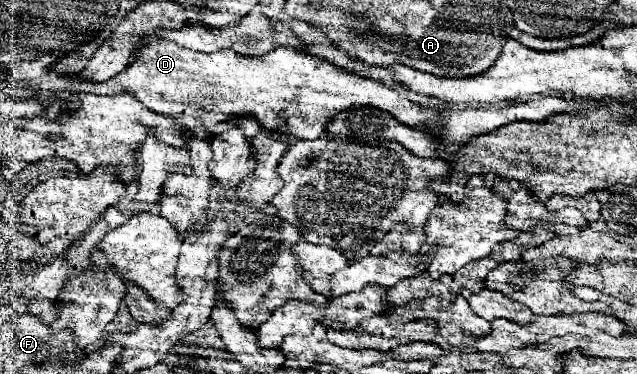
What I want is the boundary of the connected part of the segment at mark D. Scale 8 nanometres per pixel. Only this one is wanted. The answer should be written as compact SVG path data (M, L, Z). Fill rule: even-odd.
M164 39L150 43L144 51L140 51L136 61L130 63L126 71L122 71L120 75L116 75L116 77L112 77L104 83L92 83L92 81L80 81L78 77L70 79L70 77L56 75L48 83L44 83L40 89L56 91L56 93L96 93L96 95L128 93L128 95L136 97L140 103L144 103L148 109L152 109L160 115L172 115L174 119L180 119L190 129L194 129L194 127L214 127L216 123L222 123L224 119L228 119L228 115L240 115L240 111L252 111L252 115L256 115L256 119L260 119L260 125L264 125L268 131L286 133L286 135L296 137L296 139L318 139L324 133L324 119L328 119L328 115L336 115L336 111L346 111L348 107L376 107L376 109L390 113L400 123L408 123L408 125L432 123L432 119L444 119L444 125L446 125L444 135L448 135L448 151L444 151L444 155L454 155L456 147L460 147L460 143L464 143L464 139L468 139L468 135L484 135L484 133L490 133L490 131L494 131L502 125L514 123L514 121L544 121L552 115L566 113L568 107L574 107L578 111L588 111L596 105L592 101L568 101L564 97L542 97L542 99L512 105L512 107L506 107L506 109L478 107L478 109L464 109L464 111L434 111L434 109L422 109L420 105L408 101L400 91L392 91L378 81L364 79L364 77L358 77L358 75L348 73L348 71L340 71L332 63L322 61L318 57L310 57L302 51L292 49L292 47L278 47L270 53L264 53L264 55L258 55L258 57L248 57L248 55L240 55L240 53L234 53L234 51L216 51L216 53L208 55L208 53L198 53L198 51L180 47L176 43L168 43ZM182 105L190 105L196 113L182 113Z

